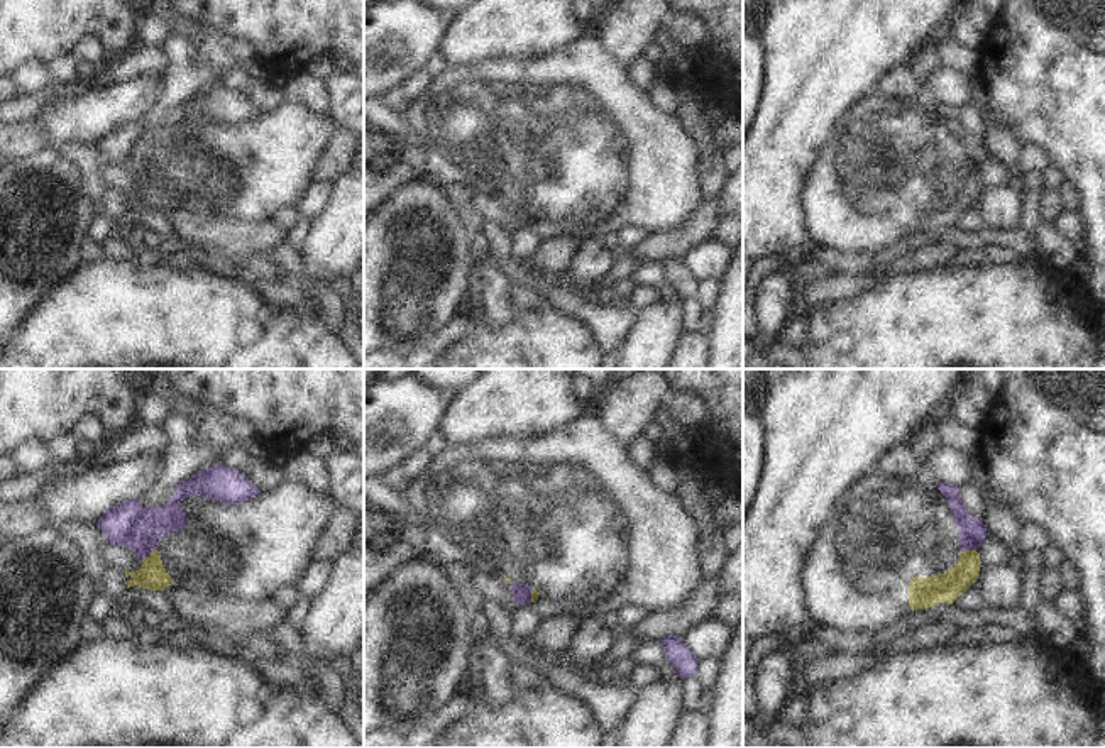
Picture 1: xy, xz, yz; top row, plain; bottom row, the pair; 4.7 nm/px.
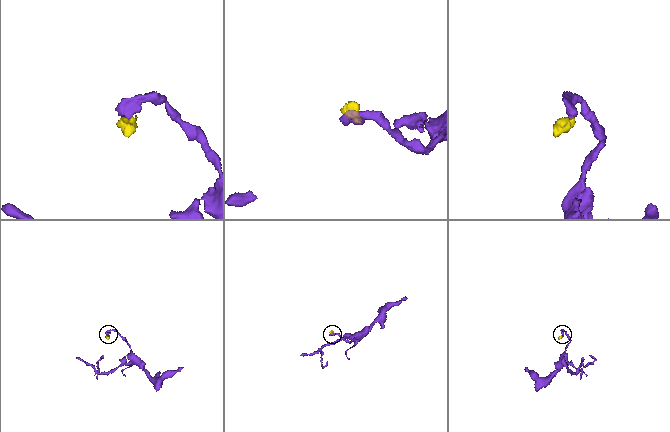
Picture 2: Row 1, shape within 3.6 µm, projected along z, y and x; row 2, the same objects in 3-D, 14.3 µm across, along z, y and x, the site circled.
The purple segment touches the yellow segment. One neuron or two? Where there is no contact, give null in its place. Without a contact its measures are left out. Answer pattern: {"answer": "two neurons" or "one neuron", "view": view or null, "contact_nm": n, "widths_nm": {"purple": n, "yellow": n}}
{"answer": "two neurons", "view": "xy", "contact_nm": 90, "widths_nm": {"purple": 200, "yellow": 130}}

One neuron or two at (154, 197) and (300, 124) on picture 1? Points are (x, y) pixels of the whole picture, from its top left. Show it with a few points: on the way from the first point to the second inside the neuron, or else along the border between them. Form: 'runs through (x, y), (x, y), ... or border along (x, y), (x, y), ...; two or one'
runs through (190, 178), (251, 170), (264, 159); one

